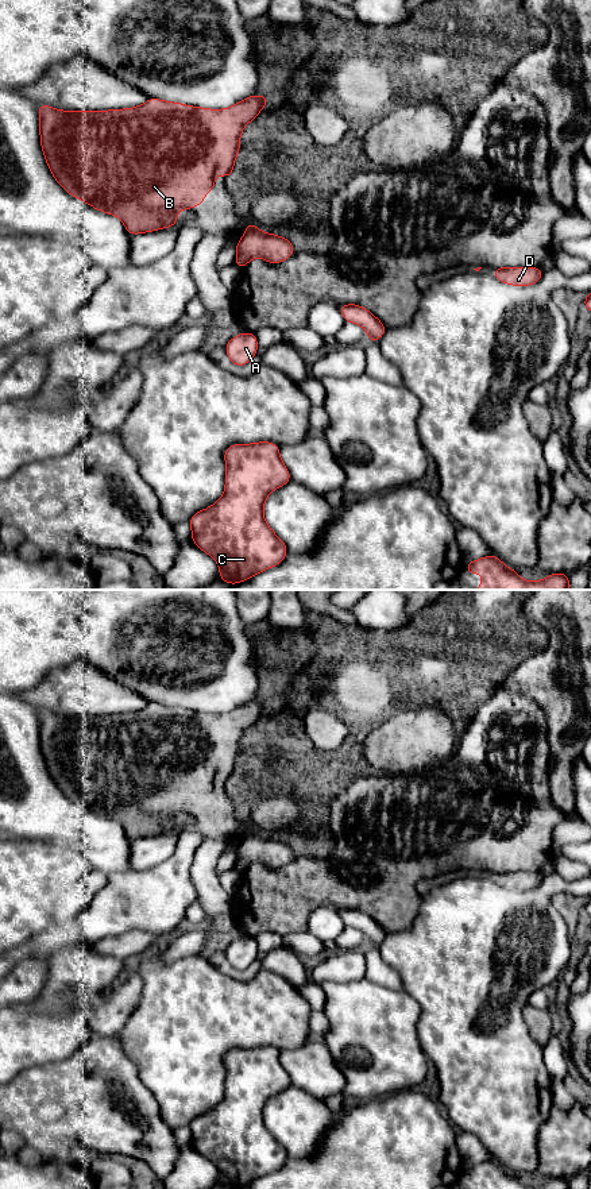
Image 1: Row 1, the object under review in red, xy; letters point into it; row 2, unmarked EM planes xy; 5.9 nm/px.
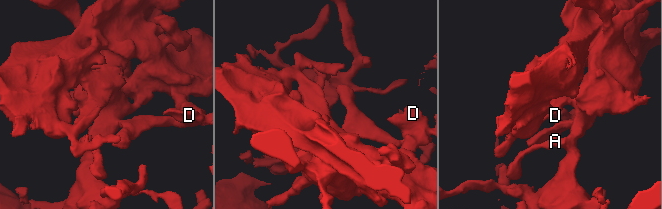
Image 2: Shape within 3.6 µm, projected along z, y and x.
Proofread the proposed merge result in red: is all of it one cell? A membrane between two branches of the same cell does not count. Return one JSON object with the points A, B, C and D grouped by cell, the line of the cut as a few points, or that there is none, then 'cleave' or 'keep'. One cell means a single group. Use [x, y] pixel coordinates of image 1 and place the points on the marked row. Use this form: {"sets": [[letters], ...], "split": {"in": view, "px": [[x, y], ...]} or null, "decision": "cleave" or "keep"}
{"sets": [["A", "C"], ["B", "D"]], "split": {"in": "xy", "px": [[236, 253], [248, 261]]}, "decision": "cleave"}

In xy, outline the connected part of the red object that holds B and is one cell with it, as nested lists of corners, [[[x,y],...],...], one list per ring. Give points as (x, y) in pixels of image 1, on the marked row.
[[[256,93],[242,100],[240,103],[225,108],[225,109],[208,109],[200,107],[190,107],[181,103],[163,101],[161,99],[148,99],[140,107],[125,108],[125,109],[111,109],[111,111],[59,111],[53,107],[39,104],[39,134],[40,144],[47,166],[54,175],[55,181],[73,197],[89,204],[97,211],[111,213],[119,217],[125,231],[130,235],[138,235],[151,231],[158,231],[167,227],[177,225],[177,212],[181,209],[190,209],[200,206],[208,190],[213,190],[215,175],[219,173],[223,177],[232,177],[233,163],[240,153],[240,135],[246,124],[252,121],[264,105],[270,101],[267,96],[258,96]]]

